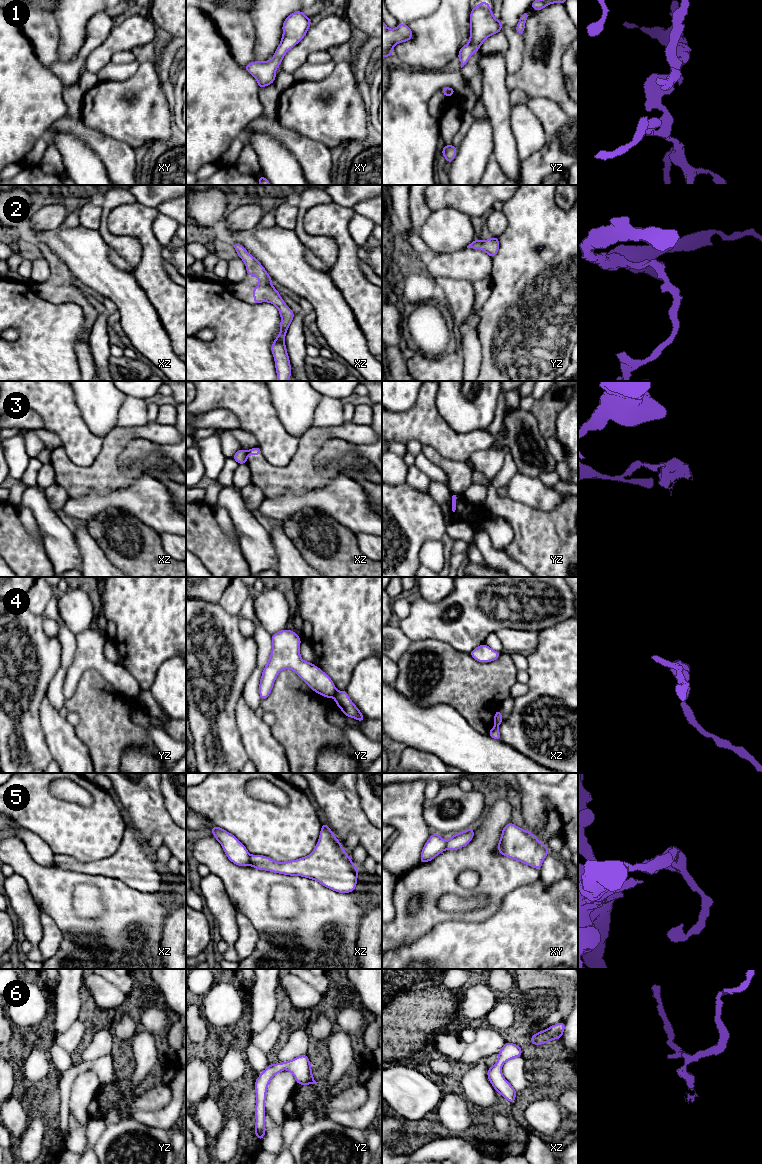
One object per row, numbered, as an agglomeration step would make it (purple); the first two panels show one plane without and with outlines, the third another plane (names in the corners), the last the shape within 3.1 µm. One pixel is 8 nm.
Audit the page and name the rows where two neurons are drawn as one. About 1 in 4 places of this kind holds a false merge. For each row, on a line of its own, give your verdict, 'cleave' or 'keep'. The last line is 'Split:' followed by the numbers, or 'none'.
1: keep
2: keep
3: cleave
4: cleave
5: cleave
6: keep
Split: 3, 4, 5

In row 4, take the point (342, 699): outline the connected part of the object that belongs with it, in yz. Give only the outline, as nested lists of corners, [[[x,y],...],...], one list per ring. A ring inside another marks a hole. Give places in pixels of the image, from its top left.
[[[346,690],[337,692],[334,698],[335,703],[342,710],[345,716],[352,717],[360,722],[366,719],[360,712],[360,710],[351,701]]]

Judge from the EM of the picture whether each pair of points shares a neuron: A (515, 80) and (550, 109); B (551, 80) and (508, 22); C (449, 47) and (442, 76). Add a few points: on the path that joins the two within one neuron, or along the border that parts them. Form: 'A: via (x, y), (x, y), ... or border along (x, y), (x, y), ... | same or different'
A: border along (529, 98), (549, 98), (558, 105) | different
B: border along (519, 37), (519, 49), (523, 60) | different
C: border along (457, 57), (441, 70), (420, 69) | different

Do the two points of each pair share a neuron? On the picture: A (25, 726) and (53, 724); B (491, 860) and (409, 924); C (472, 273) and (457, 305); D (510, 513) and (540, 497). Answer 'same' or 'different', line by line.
A: different
B: same
C: different
D: different

